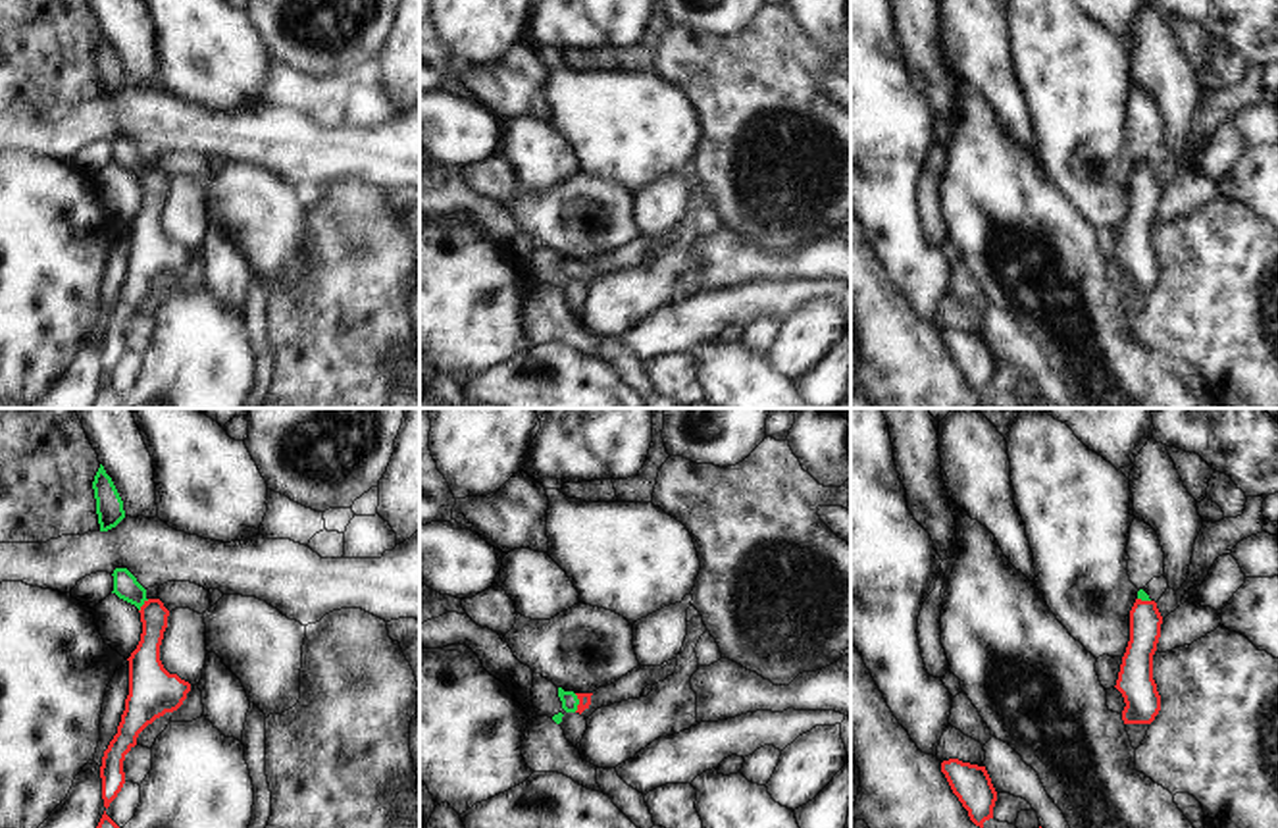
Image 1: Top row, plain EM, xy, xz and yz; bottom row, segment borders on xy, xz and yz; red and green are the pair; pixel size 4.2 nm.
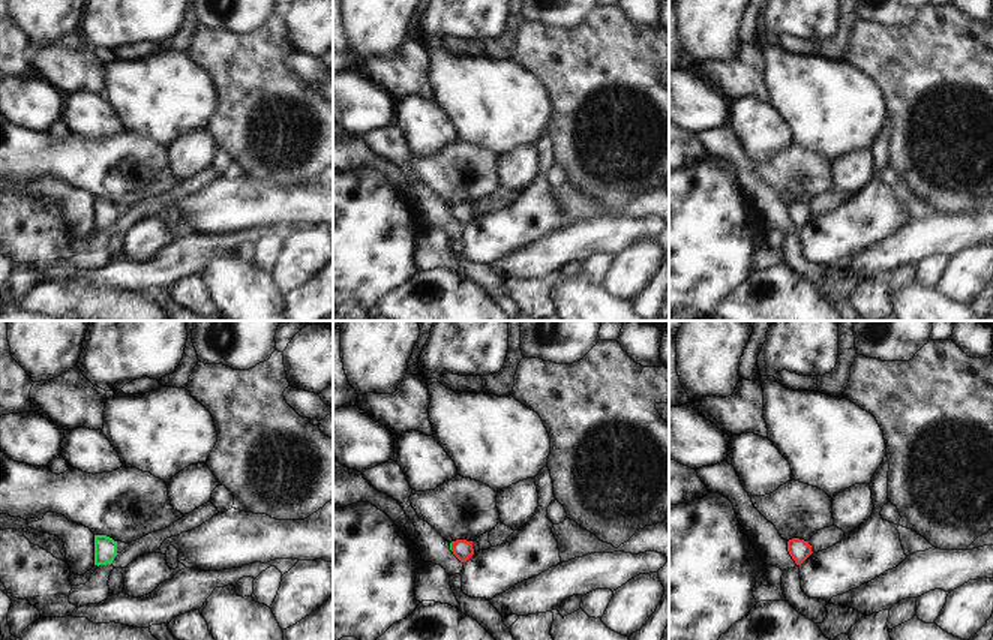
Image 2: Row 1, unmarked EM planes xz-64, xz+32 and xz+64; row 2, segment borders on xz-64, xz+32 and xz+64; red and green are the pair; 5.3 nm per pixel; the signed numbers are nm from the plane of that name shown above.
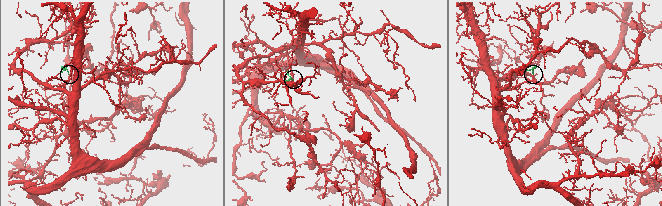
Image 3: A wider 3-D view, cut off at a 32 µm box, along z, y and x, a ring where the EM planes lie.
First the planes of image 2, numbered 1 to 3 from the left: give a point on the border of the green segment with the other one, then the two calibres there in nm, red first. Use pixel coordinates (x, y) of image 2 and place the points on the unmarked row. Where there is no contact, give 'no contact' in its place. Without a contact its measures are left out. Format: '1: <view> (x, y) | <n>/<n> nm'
1: no contact
2: xz+32 (452, 210) | 110/20 nm
3: no contact

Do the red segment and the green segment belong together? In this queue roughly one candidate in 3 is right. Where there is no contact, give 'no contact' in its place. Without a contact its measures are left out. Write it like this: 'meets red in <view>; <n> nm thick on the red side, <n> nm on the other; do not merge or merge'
meets red in xz; 50 nm thick on the red side, 70 nm on the other; merge

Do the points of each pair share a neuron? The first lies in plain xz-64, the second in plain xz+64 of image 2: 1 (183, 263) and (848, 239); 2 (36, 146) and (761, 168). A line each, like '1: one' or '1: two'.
1: two
2: one

